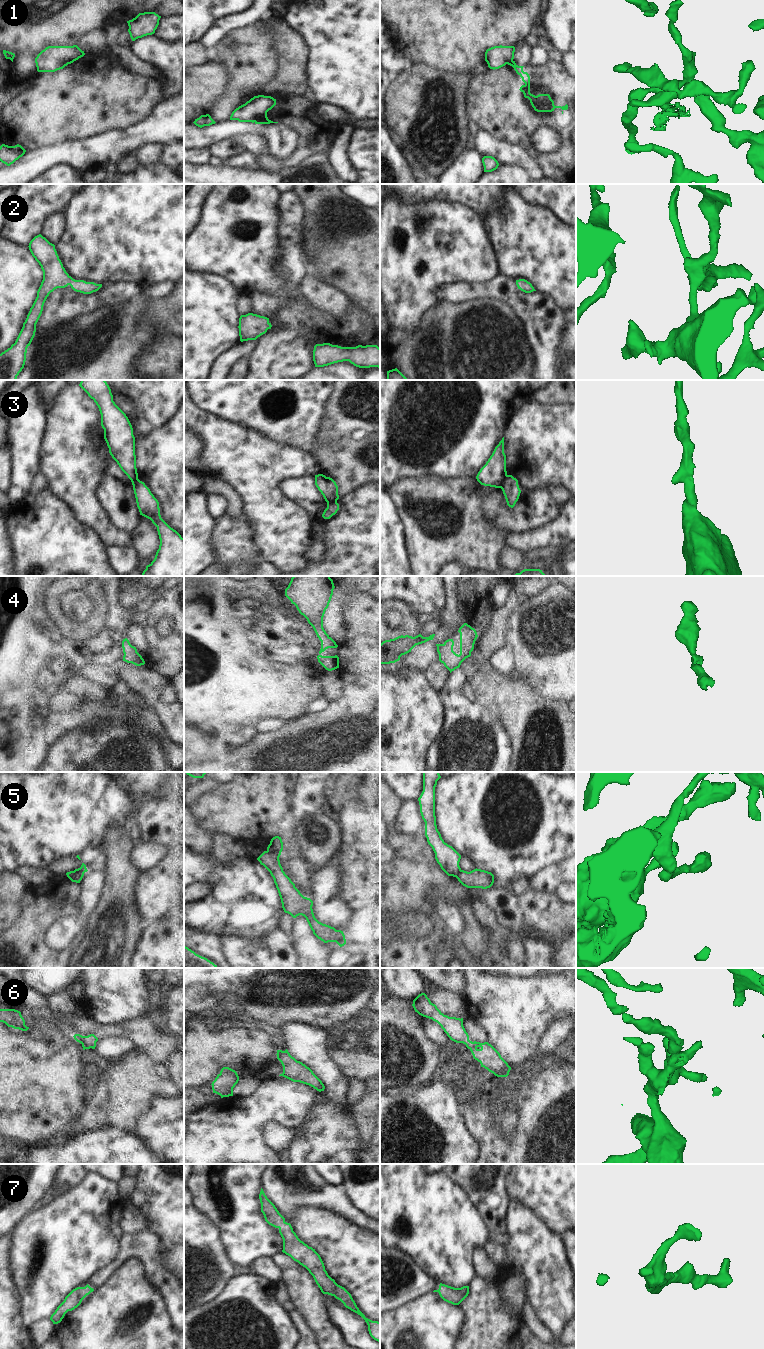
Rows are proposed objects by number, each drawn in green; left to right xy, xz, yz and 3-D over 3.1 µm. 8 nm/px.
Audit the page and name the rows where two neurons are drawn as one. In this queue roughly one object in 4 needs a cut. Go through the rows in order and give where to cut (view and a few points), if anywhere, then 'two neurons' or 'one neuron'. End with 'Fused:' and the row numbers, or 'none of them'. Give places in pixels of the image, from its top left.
1: cut in xz along (266, 112), (258, 115), (254, 121); two neurons
2: no cut; one neuron
3: cut in yz along (506, 474), (499, 487); two neurons
4: no cut; one neuron
5: cut in xz along (267, 850), (280, 854); two neurons
6: no cut; one neuron
7: no cut; one neuron
Fused: 1, 3, 5

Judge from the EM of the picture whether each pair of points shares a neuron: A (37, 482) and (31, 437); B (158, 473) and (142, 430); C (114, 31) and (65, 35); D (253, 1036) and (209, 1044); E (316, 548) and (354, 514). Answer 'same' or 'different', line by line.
A: different
B: different
C: different
D: same
E: different

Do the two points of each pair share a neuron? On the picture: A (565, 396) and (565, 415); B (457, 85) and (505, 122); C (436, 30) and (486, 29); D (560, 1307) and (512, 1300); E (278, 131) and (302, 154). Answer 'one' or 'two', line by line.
A: two
B: two
C: one
D: two
E: two

